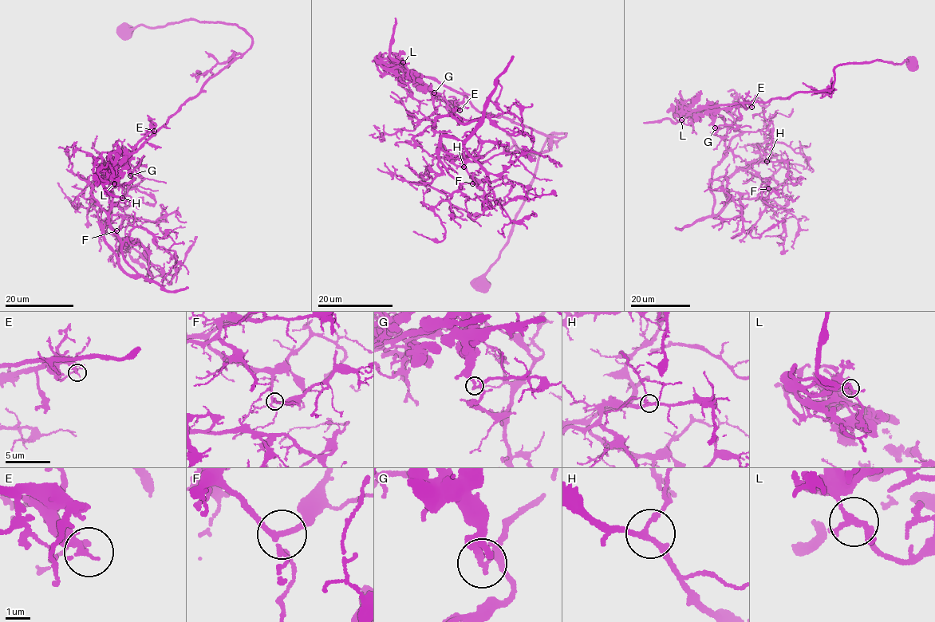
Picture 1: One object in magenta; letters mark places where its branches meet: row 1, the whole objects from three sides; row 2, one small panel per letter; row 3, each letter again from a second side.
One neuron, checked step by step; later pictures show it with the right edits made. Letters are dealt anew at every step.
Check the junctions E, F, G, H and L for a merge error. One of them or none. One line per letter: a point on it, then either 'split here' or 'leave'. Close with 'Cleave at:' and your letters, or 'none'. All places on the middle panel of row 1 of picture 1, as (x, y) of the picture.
E: at (459, 110); leave
F: at (472, 183); leave
G: at (434, 92); split here
H: at (463, 167); leave
L: at (403, 62); leave
Cleave at: G

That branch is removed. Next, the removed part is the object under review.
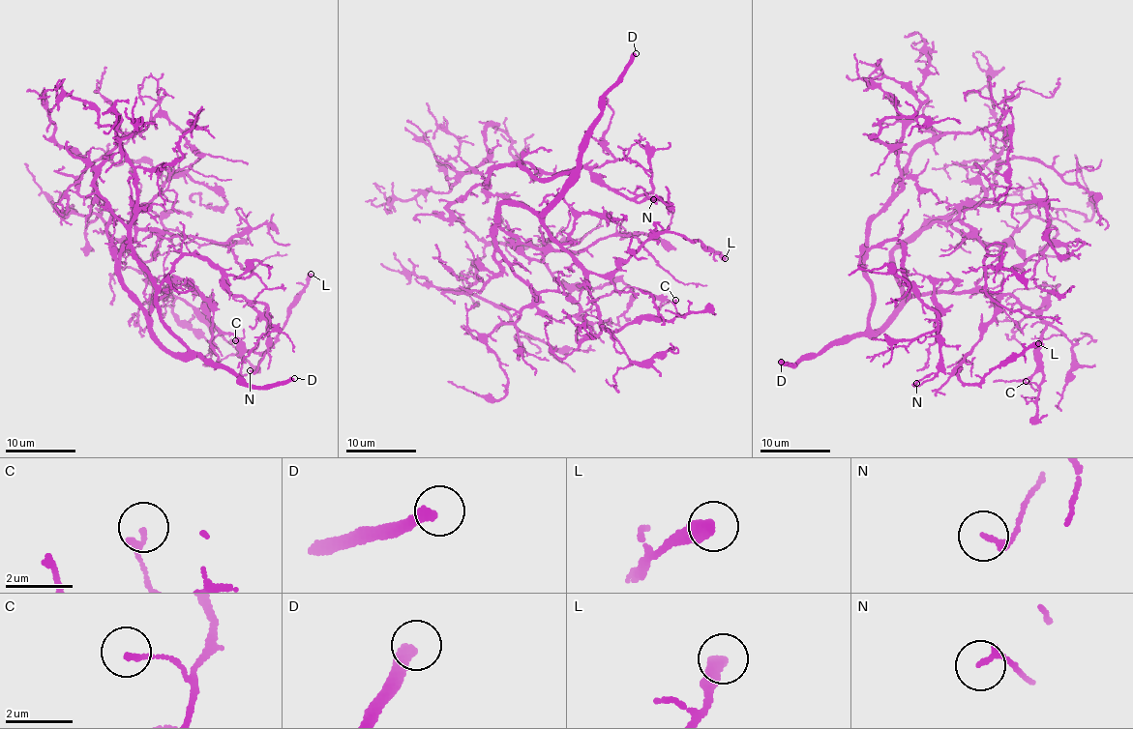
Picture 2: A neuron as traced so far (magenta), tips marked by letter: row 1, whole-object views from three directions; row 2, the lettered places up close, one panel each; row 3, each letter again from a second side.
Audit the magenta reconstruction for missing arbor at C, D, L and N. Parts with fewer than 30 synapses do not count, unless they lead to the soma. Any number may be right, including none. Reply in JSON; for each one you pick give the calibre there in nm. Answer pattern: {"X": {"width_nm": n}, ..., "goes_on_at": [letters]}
{"D": {"width_nm": 360}, "goes_on_at": ["D"]}

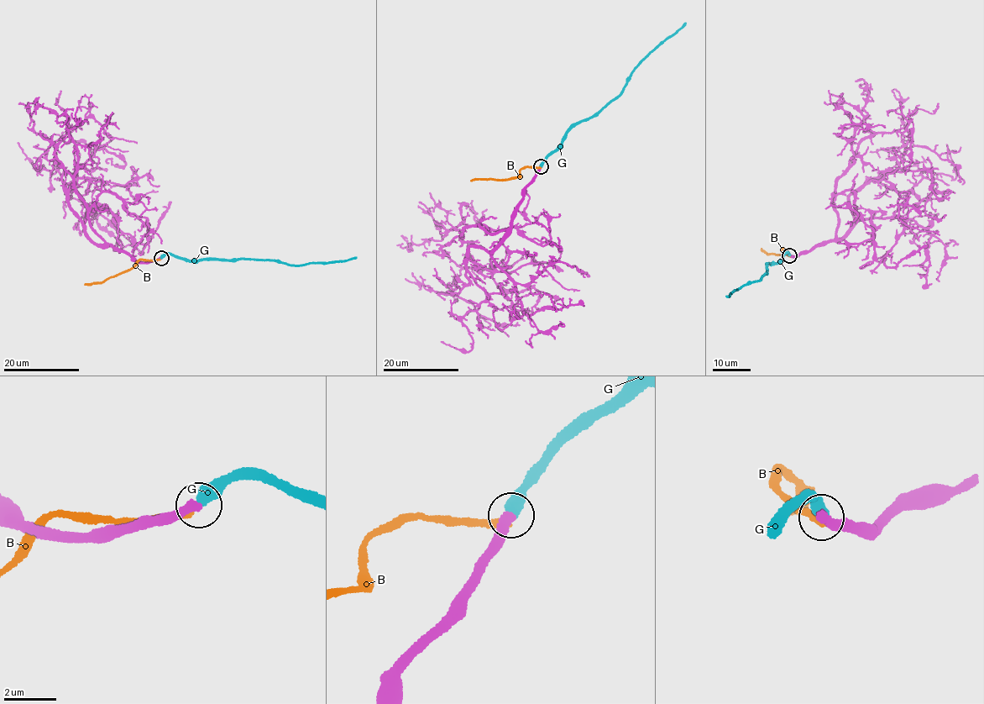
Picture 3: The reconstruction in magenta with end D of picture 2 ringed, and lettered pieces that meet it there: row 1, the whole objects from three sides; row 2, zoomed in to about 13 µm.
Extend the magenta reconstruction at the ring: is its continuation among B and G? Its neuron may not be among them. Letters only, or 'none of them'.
G

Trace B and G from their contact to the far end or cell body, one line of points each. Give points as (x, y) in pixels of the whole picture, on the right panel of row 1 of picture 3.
B: (789, 255), (782, 250), (783, 248), (785, 254), (780, 254), (767, 254), (761, 248)
G: (788, 254), (787, 252), (767, 265), (767, 273), (762, 278), (748, 282), (730, 297), (725, 296)

